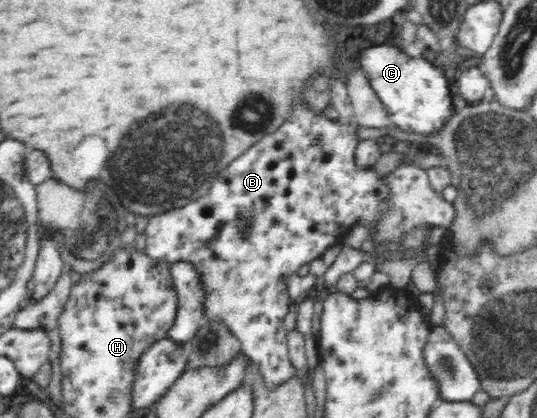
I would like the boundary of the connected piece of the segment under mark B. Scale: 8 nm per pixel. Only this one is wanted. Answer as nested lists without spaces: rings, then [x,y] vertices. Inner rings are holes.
[[[335,78],[334,82],[332,82],[332,88],[329,88],[329,94],[331,97],[330,104],[336,109],[336,113],[339,115],[338,119],[326,117],[326,114],[316,114],[312,108],[308,108],[304,104],[302,91],[296,88],[294,93],[291,94],[291,112],[288,113],[287,120],[282,122],[281,126],[278,126],[274,132],[262,136],[254,146],[247,148],[242,153],[242,156],[239,156],[224,170],[221,170],[209,186],[207,192],[200,198],[190,201],[188,205],[182,208],[173,208],[161,215],[150,217],[144,231],[146,234],[144,251],[150,257],[151,262],[166,263],[168,267],[176,263],[186,263],[191,270],[194,270],[195,276],[198,278],[198,284],[203,290],[204,322],[208,324],[224,324],[229,329],[231,335],[239,341],[242,354],[254,361],[254,365],[257,366],[258,370],[261,370],[262,376],[265,377],[266,383],[269,384],[279,384],[280,381],[295,377],[297,373],[297,370],[295,370],[295,367],[289,360],[284,318],[294,308],[291,300],[307,298],[312,295],[312,288],[317,277],[311,273],[308,273],[306,276],[300,276],[296,272],[304,264],[320,259],[326,250],[336,245],[338,237],[352,229],[355,225],[364,225],[368,229],[370,226],[374,226],[375,218],[378,217],[378,204],[387,196],[387,190],[383,188],[382,177],[378,176],[374,168],[358,169],[354,165],[354,152],[360,140],[357,136],[358,124],[353,121],[355,115],[345,80]],[[239,223],[244,224],[242,229],[237,226]]]

